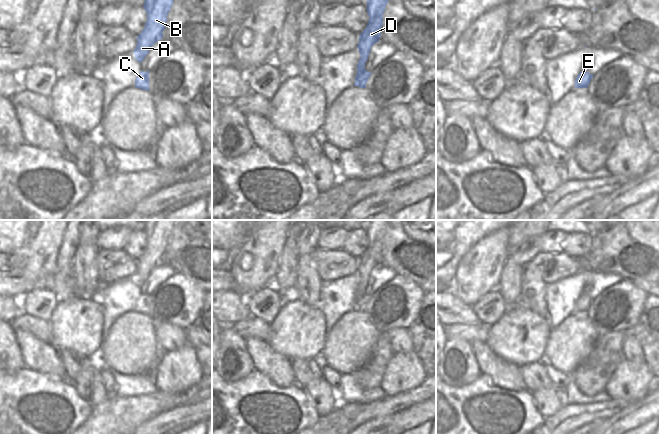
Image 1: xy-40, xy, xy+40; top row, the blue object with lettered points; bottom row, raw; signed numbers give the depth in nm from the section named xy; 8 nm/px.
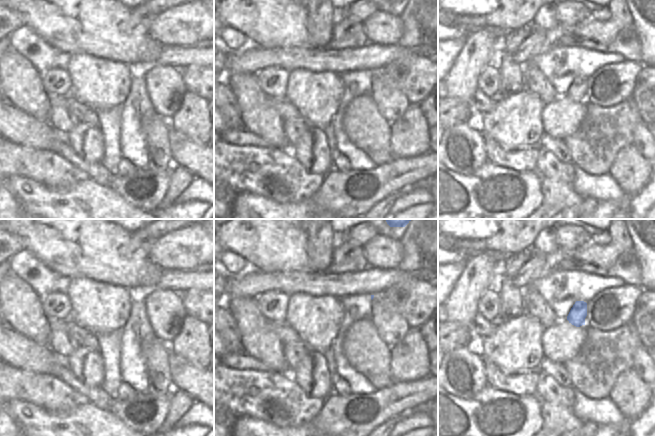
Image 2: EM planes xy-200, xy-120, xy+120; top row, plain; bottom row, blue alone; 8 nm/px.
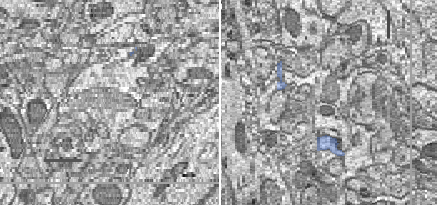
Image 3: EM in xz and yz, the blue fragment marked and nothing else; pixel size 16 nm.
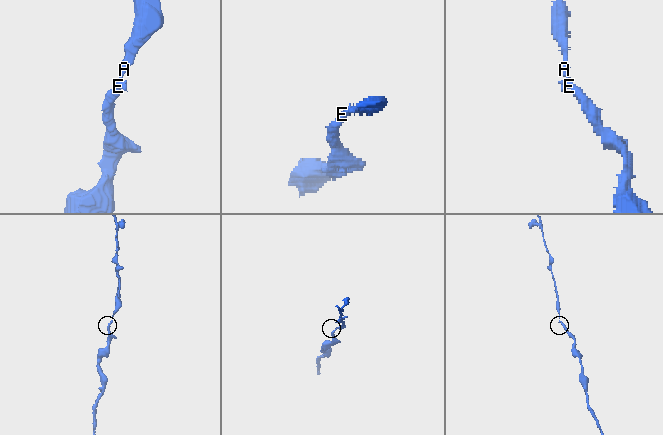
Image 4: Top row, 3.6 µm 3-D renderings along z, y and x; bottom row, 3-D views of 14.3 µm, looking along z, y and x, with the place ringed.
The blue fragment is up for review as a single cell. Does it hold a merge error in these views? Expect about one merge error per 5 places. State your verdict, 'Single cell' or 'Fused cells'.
Single cell

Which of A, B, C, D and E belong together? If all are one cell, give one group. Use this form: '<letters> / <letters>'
A B C D E

